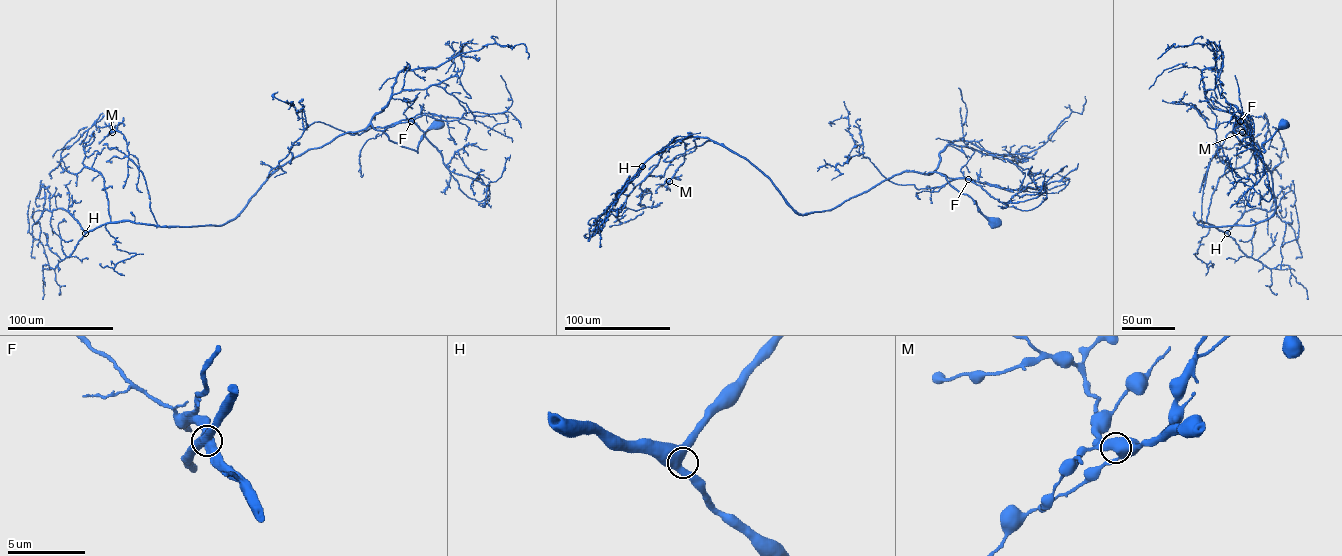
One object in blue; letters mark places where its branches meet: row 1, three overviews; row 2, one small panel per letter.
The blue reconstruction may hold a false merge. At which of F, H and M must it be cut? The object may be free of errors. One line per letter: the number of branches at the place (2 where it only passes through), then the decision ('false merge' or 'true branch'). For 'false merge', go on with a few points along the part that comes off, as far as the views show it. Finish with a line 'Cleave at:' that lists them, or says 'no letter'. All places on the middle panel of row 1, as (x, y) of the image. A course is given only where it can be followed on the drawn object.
F: 4 | false merge | (968, 179), (917, 189), (893, 183), (863, 156), (848, 118), (834, 124)
H: 3 | true branch
M: 4 | true branch
Cleave at: F

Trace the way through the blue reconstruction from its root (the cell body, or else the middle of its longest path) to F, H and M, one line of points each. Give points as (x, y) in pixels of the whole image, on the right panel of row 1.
F: (1283, 126), (1262, 144), (1265, 151), (1261, 152), (1239, 139), (1234, 130), (1240, 121)
H: (1283, 126), (1261, 152), (1240, 141), (1233, 125), (1270, 172), (1275, 210), (1249, 225), (1198, 222), (1227, 233)
M: (1283, 126), (1264, 152), (1232, 131), (1268, 168), (1274, 213), (1204, 226), (1207, 166), (1242, 132)

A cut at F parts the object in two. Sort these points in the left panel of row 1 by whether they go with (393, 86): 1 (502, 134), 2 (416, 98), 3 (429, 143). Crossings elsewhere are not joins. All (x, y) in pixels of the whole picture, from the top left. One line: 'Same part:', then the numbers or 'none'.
Same part: none

